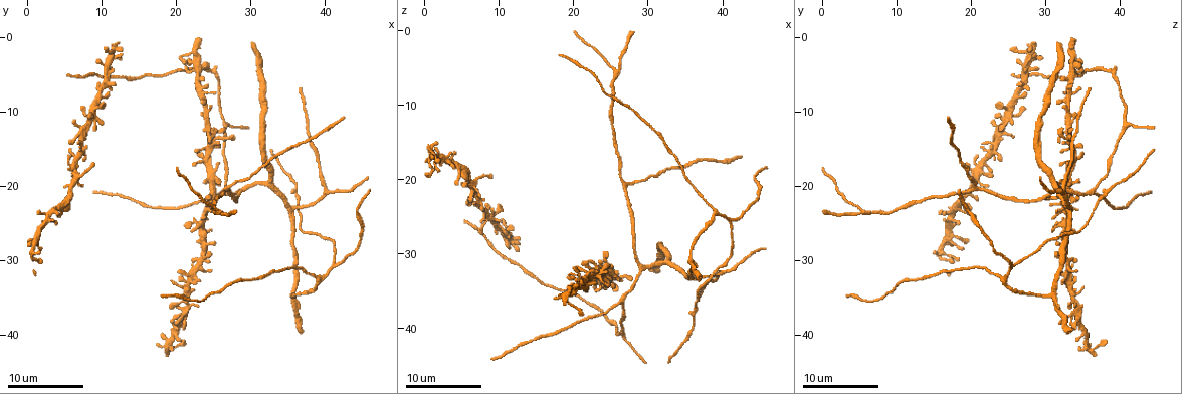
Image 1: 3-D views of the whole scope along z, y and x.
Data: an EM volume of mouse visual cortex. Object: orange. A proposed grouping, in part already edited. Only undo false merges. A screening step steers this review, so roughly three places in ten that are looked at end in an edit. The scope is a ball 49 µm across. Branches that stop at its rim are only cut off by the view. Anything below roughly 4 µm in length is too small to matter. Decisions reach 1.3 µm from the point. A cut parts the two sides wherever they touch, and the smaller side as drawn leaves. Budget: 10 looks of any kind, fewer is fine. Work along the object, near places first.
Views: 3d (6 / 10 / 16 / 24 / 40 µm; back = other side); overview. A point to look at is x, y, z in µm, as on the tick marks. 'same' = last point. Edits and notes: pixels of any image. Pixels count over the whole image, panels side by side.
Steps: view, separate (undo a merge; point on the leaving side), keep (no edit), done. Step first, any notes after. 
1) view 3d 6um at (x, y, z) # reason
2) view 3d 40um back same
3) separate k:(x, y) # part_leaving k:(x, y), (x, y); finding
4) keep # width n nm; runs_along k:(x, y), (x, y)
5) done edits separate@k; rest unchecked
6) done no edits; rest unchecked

view 3d 16um at (29.5, 20.0, 32.0) # a fork

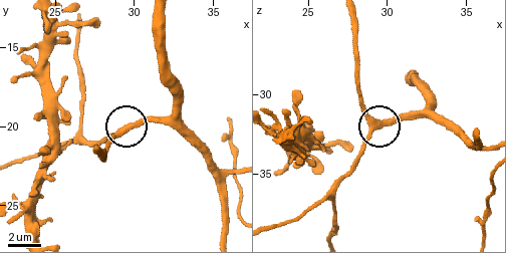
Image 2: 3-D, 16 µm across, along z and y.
keep # runs_along 2:(333, 233), (336, 189), (376, 129), (359, 101); continuous, no second neuron

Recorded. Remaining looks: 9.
view 3d 10um at (35.5, 34.5, 31.0) # three arms meet

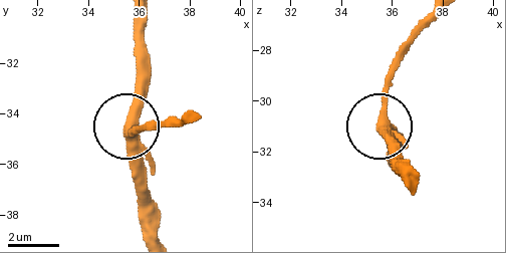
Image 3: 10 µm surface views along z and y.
keep # runs_along 3:(135, 21), (129, 157), (135, 200); one neuron here

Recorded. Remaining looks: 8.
view 3d 16um at (25.5, 21.0, 36.5)

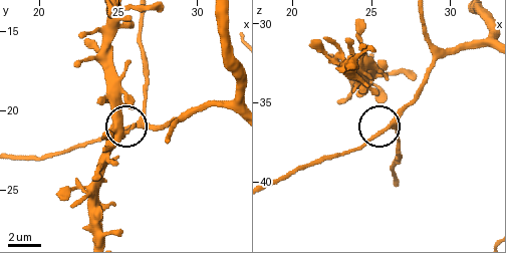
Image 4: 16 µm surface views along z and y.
view 3d 6um same # closer look

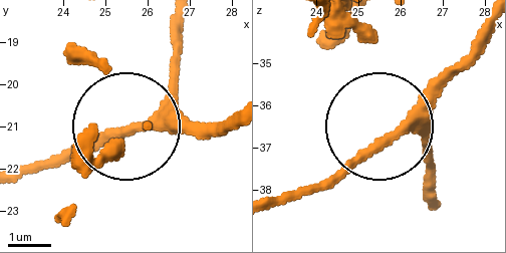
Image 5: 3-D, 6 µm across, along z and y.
keep # arms 3; runs_along 5:(174, 23), (174, 77), (159, 109), (47, 160); all the same neuron

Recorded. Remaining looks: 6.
view 3d 10um at (40.5, 20.5, 32.5) # a fork

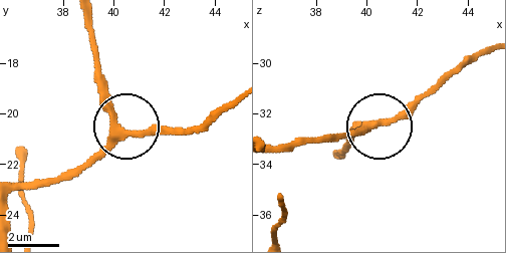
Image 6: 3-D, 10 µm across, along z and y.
view 3d 10um back at (40.3, 20.7, 32.5)

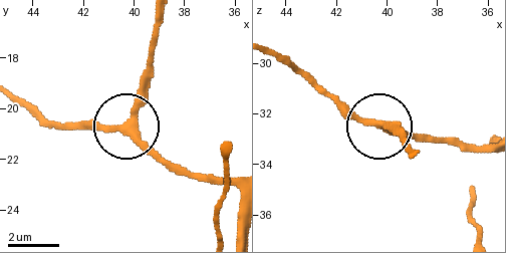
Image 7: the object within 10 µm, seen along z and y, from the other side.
keep # runs_along 7:(232, 176), (181, 174), (122, 123), (53, 123); all the same neuron

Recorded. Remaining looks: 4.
view 3d 10um at (39.0, 32.5, 24.5) # three arms meet

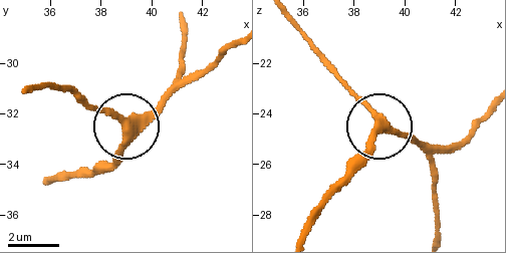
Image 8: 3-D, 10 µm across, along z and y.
keep # width 330 nm; runs_along 8:(299, 235), (376, 124), (397, 129), (433, 162); one neuron here

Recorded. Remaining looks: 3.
done no edits; rest unchecked

